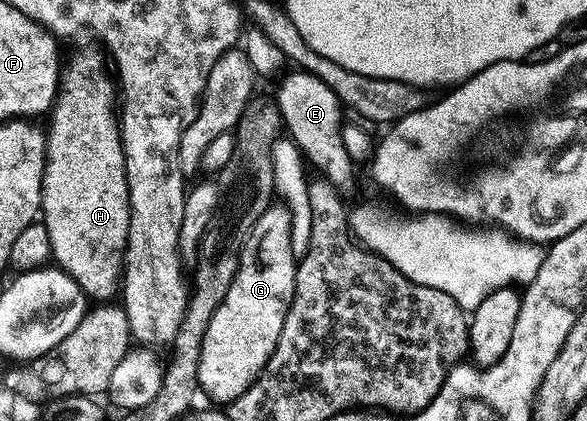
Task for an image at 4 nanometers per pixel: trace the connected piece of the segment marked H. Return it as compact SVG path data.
M81 50L71 55L69 63L66 66L64 63L60 71L57 98L47 118L49 128L45 140L46 163L42 173L40 206L47 236L51 236L52 261L71 276L75 284L79 284L86 299L97 304L118 297L129 231L129 189L119 114L115 109L115 82L105 75L106 59L102 58L93 50Z

